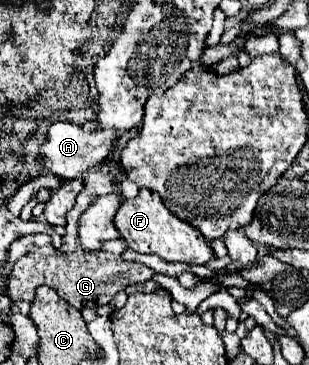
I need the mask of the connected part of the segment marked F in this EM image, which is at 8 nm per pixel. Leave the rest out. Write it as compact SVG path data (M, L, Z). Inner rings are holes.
M141 189L135 199L125 199L121 209L115 215L115 227L119 229L121 237L127 241L127 247L139 253L153 253L159 255L163 261L187 263L187 265L205 265L215 259L215 253L209 241L197 231L197 227L177 219L167 207L161 203L159 193L149 189Z

